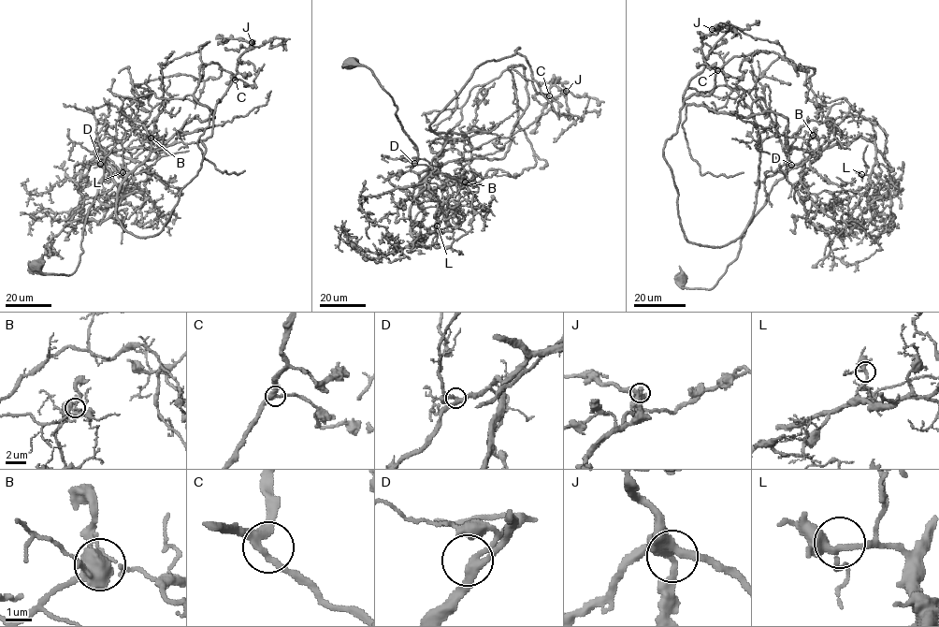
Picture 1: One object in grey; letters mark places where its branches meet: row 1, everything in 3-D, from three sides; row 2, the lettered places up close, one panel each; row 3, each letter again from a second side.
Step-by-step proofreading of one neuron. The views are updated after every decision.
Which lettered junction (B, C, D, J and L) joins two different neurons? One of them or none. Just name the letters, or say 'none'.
B

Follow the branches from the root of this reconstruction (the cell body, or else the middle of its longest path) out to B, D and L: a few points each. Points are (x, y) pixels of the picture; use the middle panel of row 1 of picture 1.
B: (352, 62), (368, 66), (392, 96), (416, 146), (411, 170), (422, 185), (465, 182)
D: (352, 62), (368, 66), (392, 96), (397, 108), (397, 118), (416, 146), (418, 159), (414, 163)
L: (352, 62), (392, 96), (416, 146), (411, 170), (422, 188), (411, 234), (430, 235), (437, 226)

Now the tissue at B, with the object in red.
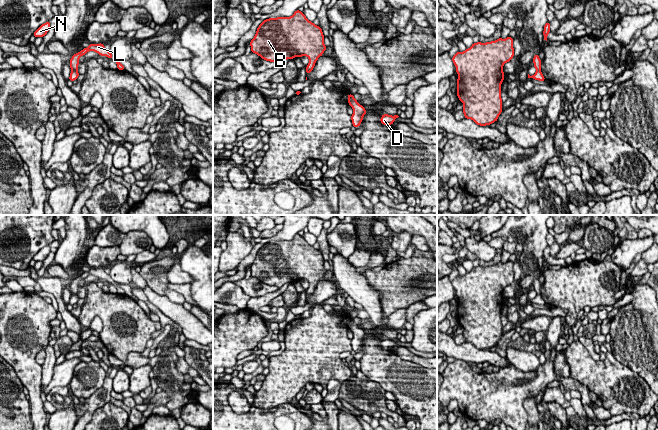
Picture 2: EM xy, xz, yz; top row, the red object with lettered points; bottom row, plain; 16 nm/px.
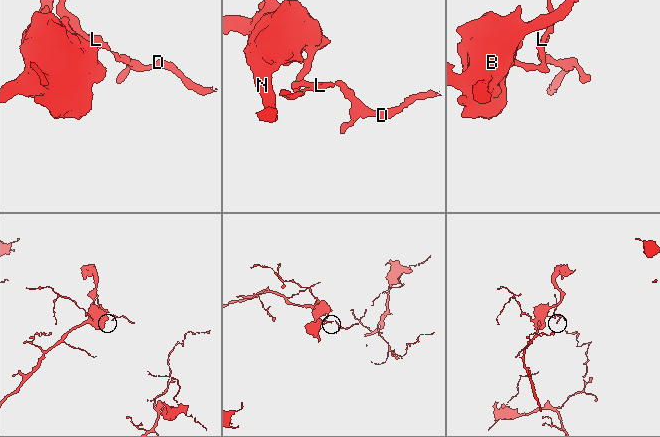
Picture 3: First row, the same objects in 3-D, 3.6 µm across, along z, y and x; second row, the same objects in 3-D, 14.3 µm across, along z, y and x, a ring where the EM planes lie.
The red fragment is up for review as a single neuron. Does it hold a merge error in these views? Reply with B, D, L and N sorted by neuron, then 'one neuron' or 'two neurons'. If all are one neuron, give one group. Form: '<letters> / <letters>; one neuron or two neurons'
B N / D L; two neurons

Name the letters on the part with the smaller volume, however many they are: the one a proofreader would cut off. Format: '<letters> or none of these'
D, L

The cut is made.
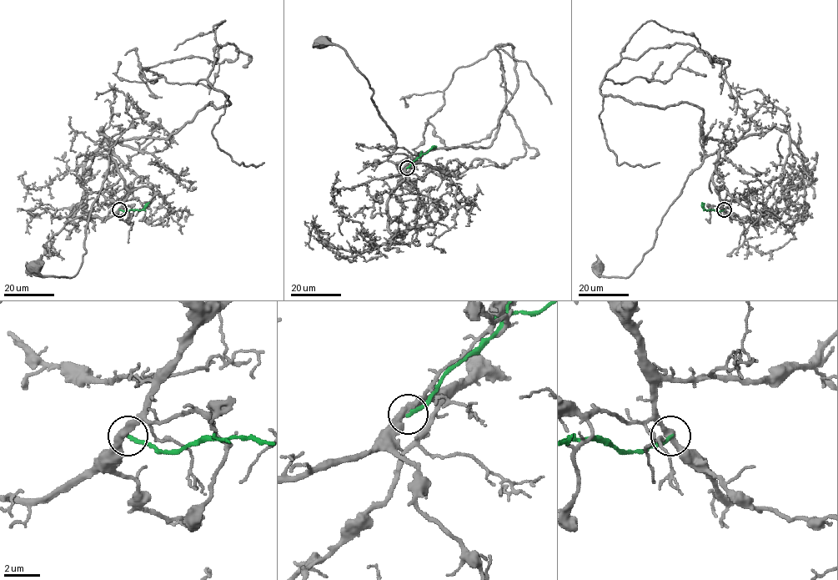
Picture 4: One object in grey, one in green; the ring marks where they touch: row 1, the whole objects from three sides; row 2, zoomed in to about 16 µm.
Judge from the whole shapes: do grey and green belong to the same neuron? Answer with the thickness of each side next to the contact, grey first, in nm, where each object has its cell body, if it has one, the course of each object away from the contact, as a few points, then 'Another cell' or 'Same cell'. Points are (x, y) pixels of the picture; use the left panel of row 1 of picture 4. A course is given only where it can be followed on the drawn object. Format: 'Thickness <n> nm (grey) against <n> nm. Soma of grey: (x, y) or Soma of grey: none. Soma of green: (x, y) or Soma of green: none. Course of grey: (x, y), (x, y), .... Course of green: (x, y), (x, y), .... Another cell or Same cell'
Thickness 360 nm (grey) against 200 nm. Soma of grey: (34, 267). Soma of green: none. Course of grey: (119, 209), (127, 194), (117, 162), (102, 150), (107, 174), (88, 219), (78, 271), (43, 276), (36, 268). Course of green: (119, 209), (142, 210), (149, 203). Another cell

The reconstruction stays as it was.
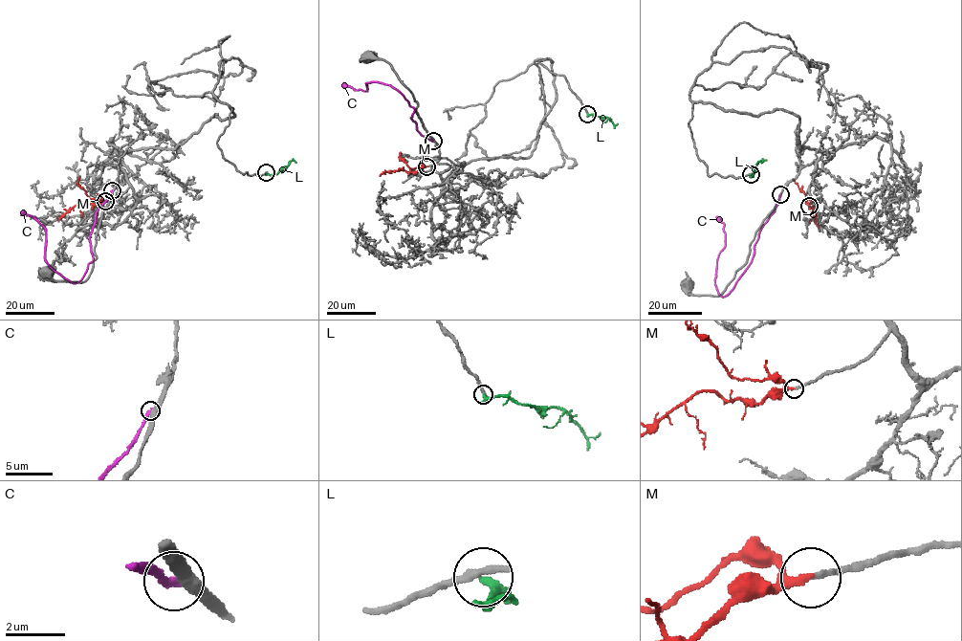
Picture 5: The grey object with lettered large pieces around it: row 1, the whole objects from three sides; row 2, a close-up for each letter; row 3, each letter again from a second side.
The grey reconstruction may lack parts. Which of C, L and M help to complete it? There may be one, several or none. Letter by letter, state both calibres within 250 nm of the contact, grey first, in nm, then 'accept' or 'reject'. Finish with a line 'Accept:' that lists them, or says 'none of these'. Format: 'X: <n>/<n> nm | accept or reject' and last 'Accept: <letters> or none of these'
C: 300/240 nm | reject
L: 320/240 nm | reject
M: 150/190 nm | accept
Accept: M

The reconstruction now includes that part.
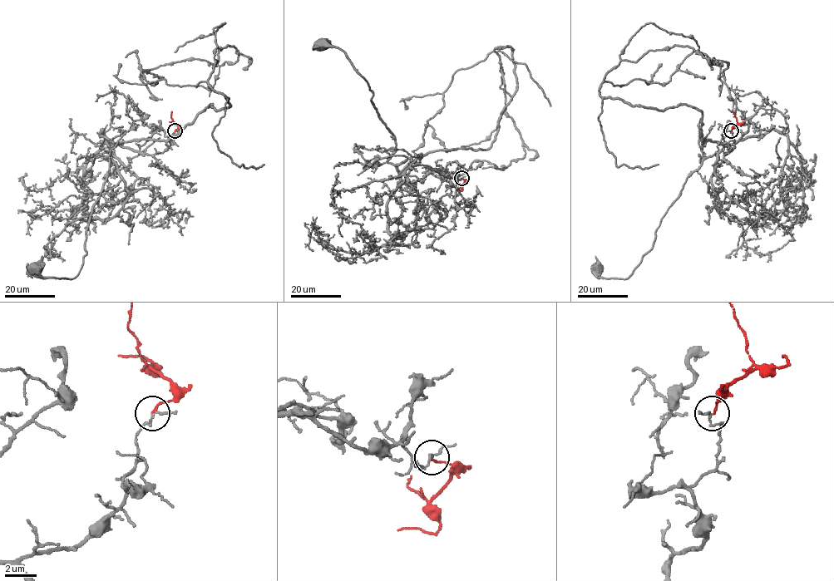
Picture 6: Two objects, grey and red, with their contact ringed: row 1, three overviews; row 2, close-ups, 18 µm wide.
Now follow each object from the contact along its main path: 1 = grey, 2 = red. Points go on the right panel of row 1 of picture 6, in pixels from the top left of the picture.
1: (731, 130), (724, 155), (734, 147), (709, 155), (687, 178), (633, 273), (624, 279), (599, 278), (595, 269)
2: (731, 130), (737, 123), (732, 112)

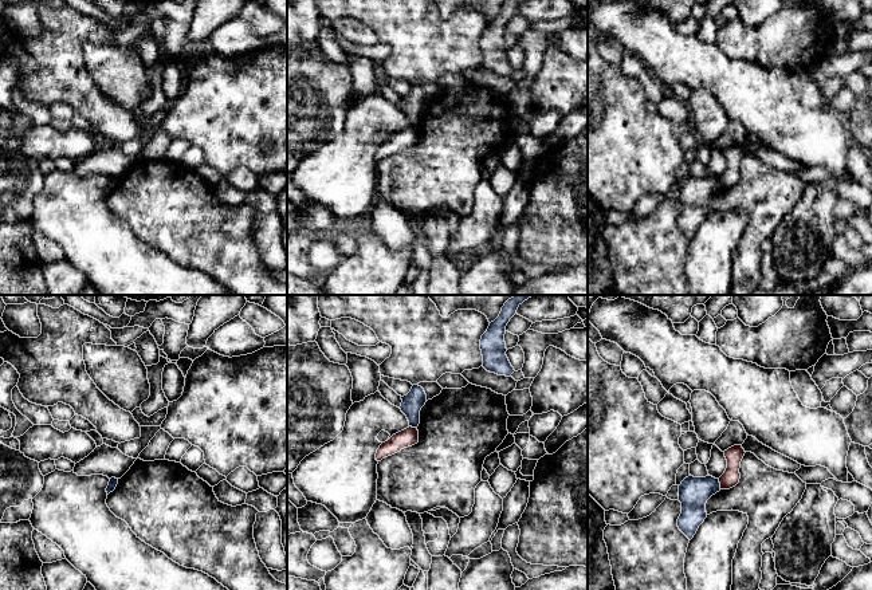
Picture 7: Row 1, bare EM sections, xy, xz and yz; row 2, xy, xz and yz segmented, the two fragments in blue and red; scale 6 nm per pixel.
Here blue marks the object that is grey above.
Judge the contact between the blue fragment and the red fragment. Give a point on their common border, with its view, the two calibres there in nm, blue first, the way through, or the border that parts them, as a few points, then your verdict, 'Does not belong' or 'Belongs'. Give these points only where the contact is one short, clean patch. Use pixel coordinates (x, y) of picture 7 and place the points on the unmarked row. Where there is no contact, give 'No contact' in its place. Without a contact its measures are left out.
Touches blue at yz (719, 184). Thickness 190 nm (blue) against 110 nm. Boundary: yz (718, 179), (721, 188). Does not belong

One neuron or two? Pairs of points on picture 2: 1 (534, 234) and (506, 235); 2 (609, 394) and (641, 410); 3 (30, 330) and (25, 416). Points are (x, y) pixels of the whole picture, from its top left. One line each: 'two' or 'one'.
1: one
2: one
3: two

